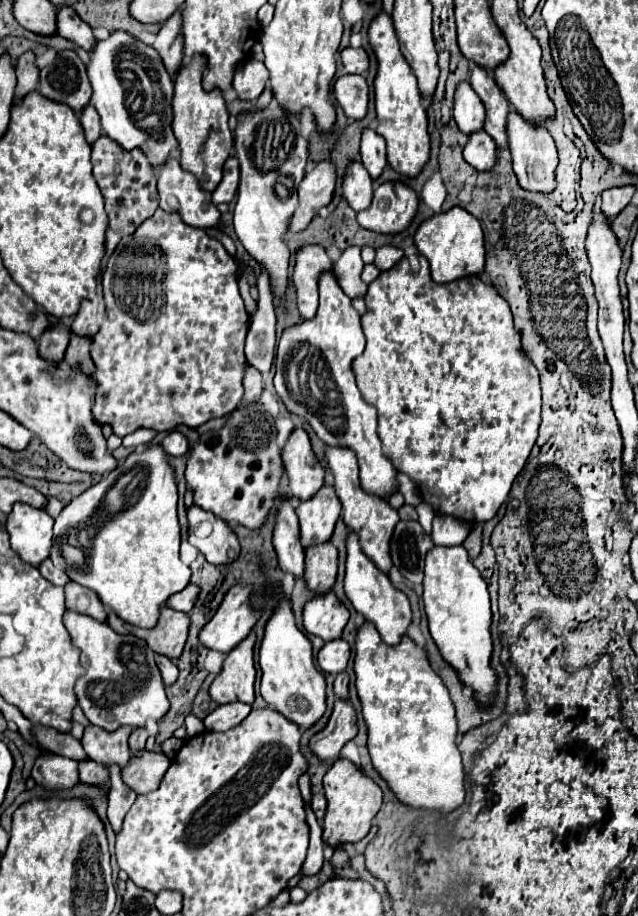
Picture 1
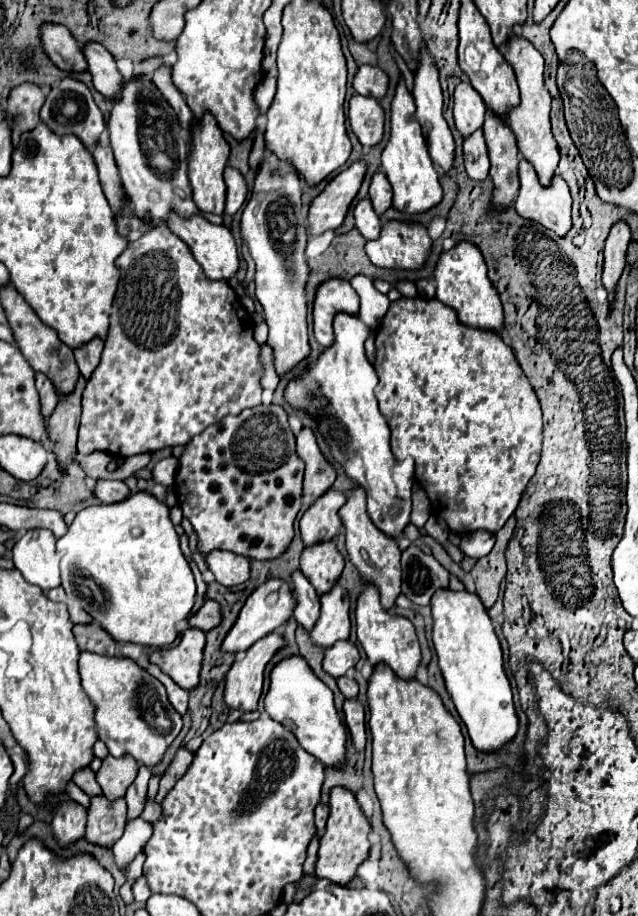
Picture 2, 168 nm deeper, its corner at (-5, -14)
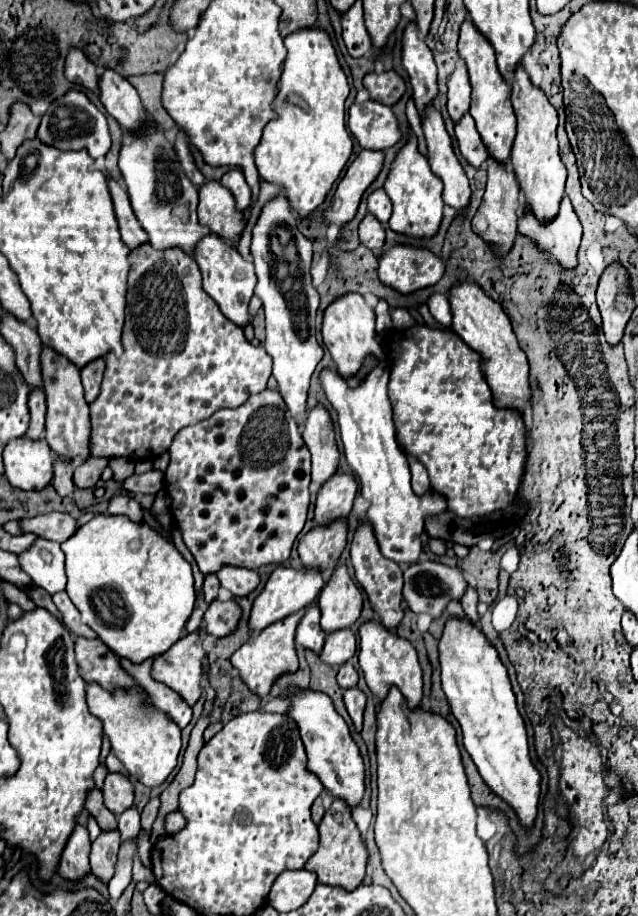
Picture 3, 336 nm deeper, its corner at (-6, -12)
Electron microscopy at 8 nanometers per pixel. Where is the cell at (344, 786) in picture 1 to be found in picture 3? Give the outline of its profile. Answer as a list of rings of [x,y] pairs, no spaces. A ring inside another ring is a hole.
[[[334,800],[330,814],[324,814],[320,826],[320,846],[312,854],[312,858],[306,862],[306,870],[312,870],[318,874],[320,884],[330,884],[330,886],[342,886],[346,890],[354,890],[362,884],[364,880],[364,868],[368,860],[368,850],[364,846],[362,834],[356,828],[352,820],[352,810],[346,802]]]

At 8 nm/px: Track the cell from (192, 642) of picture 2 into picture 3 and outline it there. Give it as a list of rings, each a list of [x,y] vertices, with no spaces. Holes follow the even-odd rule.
[[[198,628],[180,638],[172,650],[158,656],[152,664],[152,678],[170,686],[190,706],[200,698],[200,680],[204,674],[202,660],[206,658],[204,640],[206,632]]]

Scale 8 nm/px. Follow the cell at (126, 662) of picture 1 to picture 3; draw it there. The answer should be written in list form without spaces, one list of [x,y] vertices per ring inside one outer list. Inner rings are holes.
[[[96,682],[86,684],[86,698],[92,714],[104,724],[104,734],[110,738],[112,752],[124,764],[128,774],[148,788],[162,784],[176,766],[180,752],[180,728],[160,708],[156,708],[150,696],[140,694],[136,688],[106,690]]]

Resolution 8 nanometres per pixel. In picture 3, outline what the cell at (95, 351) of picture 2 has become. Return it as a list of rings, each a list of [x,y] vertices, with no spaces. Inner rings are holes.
[[[96,358],[94,362],[88,362],[82,368],[82,384],[86,392],[86,402],[92,402],[98,396],[100,384],[102,384],[102,372],[104,372],[104,358]]]

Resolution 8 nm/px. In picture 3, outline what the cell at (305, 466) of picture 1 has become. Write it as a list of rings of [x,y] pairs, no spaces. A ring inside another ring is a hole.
[[[316,404],[316,408],[308,412],[308,420],[302,436],[312,454],[312,482],[324,484],[328,478],[336,474],[338,458],[340,458],[334,440],[332,420],[326,408]]]

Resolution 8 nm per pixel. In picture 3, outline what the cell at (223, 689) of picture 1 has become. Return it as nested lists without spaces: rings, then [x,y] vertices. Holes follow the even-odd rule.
[[[302,610],[296,614],[290,614],[288,618],[264,628],[256,636],[252,636],[240,650],[234,652],[232,656],[232,666],[238,670],[242,682],[248,686],[250,692],[256,696],[264,698],[270,692],[272,682],[282,674],[282,672],[294,672],[298,668],[298,656],[294,648],[294,630],[298,620],[302,618]]]

